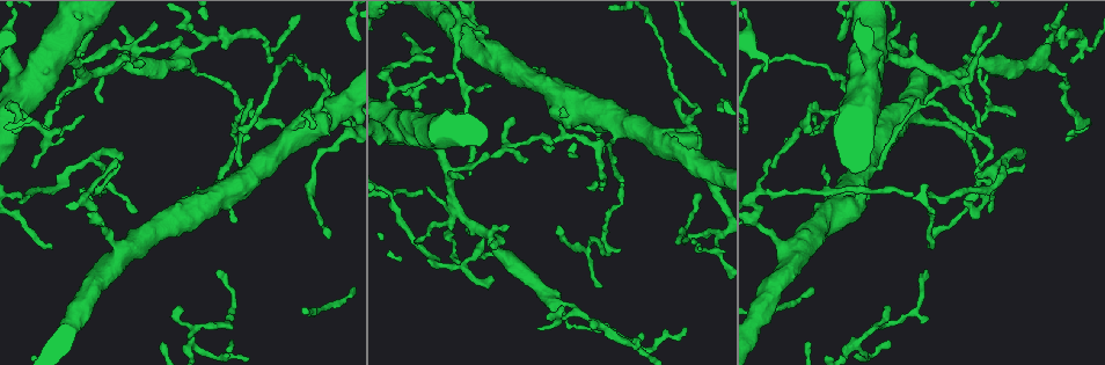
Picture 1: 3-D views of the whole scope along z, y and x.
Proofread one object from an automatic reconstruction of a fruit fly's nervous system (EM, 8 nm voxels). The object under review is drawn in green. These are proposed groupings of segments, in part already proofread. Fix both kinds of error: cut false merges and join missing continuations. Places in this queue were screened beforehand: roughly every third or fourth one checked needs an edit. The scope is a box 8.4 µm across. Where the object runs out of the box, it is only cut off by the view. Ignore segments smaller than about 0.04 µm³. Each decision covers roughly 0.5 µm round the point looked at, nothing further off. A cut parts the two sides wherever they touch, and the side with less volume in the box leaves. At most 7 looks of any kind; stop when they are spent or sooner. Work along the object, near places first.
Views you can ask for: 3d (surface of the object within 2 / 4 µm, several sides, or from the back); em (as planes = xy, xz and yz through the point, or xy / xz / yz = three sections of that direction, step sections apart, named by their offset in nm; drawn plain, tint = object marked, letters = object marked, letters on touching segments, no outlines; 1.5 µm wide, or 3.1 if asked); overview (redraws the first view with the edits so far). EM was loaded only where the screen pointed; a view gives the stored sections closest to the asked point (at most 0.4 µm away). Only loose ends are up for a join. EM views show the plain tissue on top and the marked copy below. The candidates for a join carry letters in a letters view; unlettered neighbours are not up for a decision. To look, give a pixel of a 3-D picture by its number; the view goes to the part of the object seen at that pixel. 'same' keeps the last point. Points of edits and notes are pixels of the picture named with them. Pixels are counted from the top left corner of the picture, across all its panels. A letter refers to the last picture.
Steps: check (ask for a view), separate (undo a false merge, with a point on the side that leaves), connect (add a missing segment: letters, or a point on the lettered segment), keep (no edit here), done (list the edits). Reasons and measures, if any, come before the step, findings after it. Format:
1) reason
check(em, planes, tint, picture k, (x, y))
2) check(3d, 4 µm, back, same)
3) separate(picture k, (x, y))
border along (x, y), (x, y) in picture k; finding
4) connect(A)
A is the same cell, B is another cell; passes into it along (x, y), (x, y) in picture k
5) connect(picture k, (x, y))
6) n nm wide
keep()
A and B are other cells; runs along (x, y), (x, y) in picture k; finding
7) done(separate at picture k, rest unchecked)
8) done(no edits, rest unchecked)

check(em, planes, letters, picture 1, (822, 165))

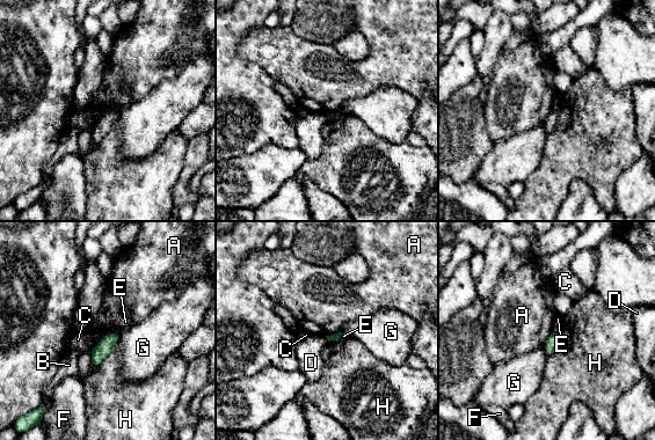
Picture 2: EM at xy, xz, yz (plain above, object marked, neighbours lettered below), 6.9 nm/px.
A touches over 220 nm
keep()
A, B, C, D, E, F, G and H are other cells; border along (117, 330), (106, 335), (92, 349) in picture 2; none of them fits

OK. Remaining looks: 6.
tapers out
check(3d, 2 µm, picture 1, (1025, 164))

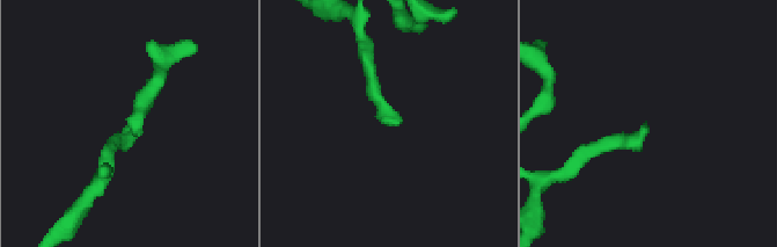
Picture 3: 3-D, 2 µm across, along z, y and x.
check(em, yz, step 8, letters, picture 3, (645, 124))

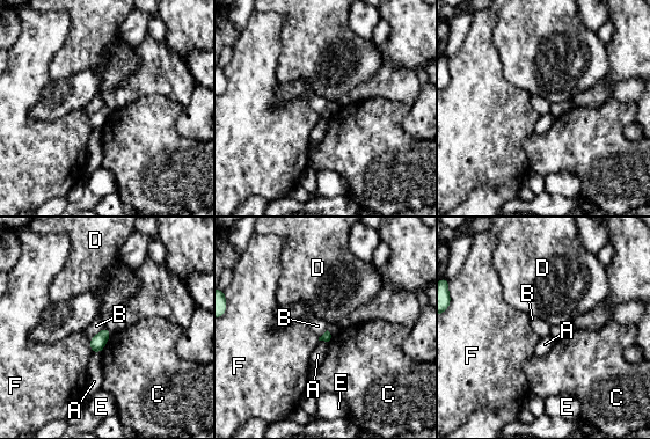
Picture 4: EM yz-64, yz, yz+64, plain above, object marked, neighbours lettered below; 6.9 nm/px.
keep()
A, B, C, D, E and F are other cells; border along (103, 327), (90, 338) in picture 4; none of them fits

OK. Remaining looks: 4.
sharp bend
check(3d, 2 µm, back, picture 1, (621, 193))

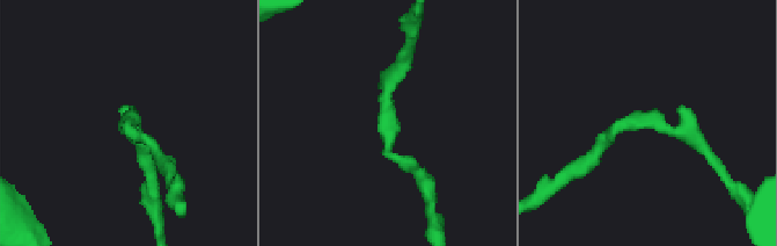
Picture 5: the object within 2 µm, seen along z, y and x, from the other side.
check(em, planes, tint, picture 5, (124, 118))

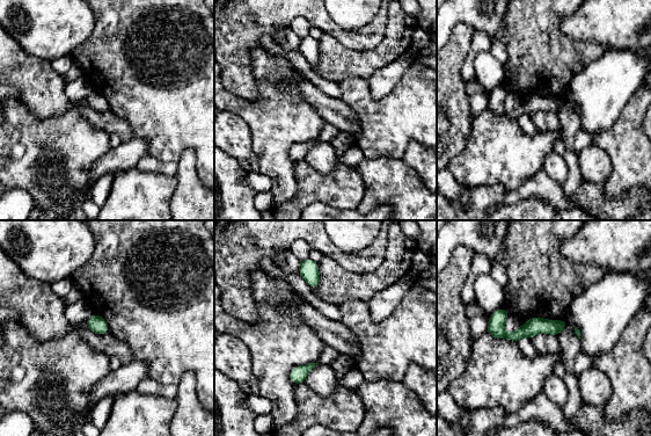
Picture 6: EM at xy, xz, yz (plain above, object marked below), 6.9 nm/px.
what lies round it
check(em, planes, letters, same)

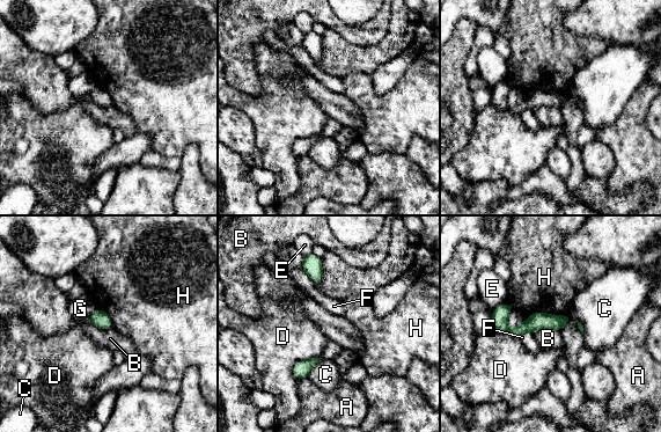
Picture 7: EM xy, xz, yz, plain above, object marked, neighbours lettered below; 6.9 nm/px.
H touches over 300 nm
keep()
A, B, C, D, E, F, G and H are other cells; all the same neuron

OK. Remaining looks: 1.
done(no edits, rest unchecked)

